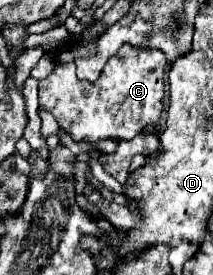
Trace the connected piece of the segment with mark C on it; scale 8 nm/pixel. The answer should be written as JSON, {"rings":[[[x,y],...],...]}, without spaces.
{"rings":[[[96,38],[92,40],[74,40],[72,44],[64,44],[58,48],[54,56],[54,70],[48,78],[40,80],[38,90],[40,90],[40,106],[46,108],[58,122],[60,130],[68,132],[72,140],[82,140],[96,144],[98,140],[112,138],[112,140],[132,140],[136,134],[140,134],[146,126],[152,126],[160,120],[160,114],[164,110],[164,98],[166,98],[166,76],[168,76],[168,60],[162,50],[148,50],[140,48],[136,50],[134,46],[122,46],[104,66],[100,78],[96,82],[88,80],[78,80],[74,72],[74,62],[76,58],[84,56],[94,56],[96,52]]]}

